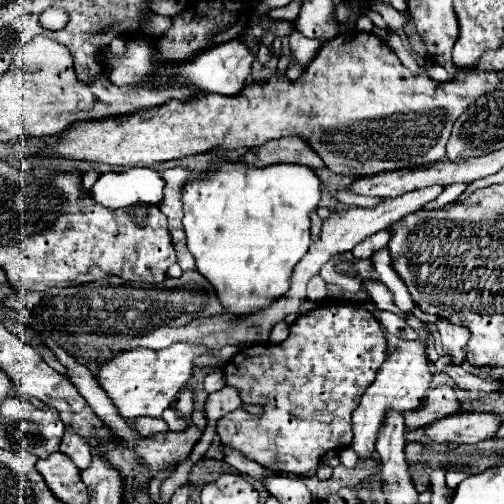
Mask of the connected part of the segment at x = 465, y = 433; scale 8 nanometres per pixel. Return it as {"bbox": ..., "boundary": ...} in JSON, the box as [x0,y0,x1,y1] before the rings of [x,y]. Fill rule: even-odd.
{"bbox":[425,414,503,444],"boundary":[[[453,414],[427,426],[425,436],[439,442],[445,440],[457,444],[475,444],[495,438],[501,424],[503,418],[497,414]]]}

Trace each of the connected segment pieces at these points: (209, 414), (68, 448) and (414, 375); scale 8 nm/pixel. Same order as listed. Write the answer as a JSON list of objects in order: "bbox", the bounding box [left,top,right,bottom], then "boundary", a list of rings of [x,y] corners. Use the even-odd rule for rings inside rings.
[{"bbox":[205,388,241,426],"boundary":[[[221,388],[219,392],[211,394],[205,402],[205,418],[209,426],[215,426],[217,420],[221,420],[225,414],[241,408],[241,398],[235,388]]]},{"bbox":[59,428,91,470],"boundary":[[[71,428],[65,430],[63,442],[59,446],[59,452],[63,452],[65,456],[69,456],[79,470],[89,468],[89,464],[91,464],[91,446],[87,444],[85,438],[81,438],[79,434],[75,434]]]},{"bbox":[351,323,433,458],"boundary":[[[381,323],[380,327],[385,334],[385,340],[387,340],[387,360],[381,364],[375,382],[365,390],[357,410],[353,412],[355,438],[353,438],[351,448],[363,458],[369,458],[371,452],[375,450],[375,440],[377,440],[377,434],[379,434],[385,414],[389,410],[397,410],[397,412],[415,410],[419,406],[419,402],[423,400],[425,390],[431,388],[431,376],[433,376],[427,366],[427,354],[425,354],[423,342],[401,340],[401,338],[393,336],[391,332],[387,332]]]}]

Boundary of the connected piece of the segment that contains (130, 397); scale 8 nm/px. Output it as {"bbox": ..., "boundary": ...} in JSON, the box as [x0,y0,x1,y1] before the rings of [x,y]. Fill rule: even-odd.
{"bbox":[95,344,239,418],"boundary":[[[173,344],[165,350],[147,350],[147,348],[137,348],[137,350],[129,350],[129,352],[121,352],[117,354],[113,360],[103,362],[99,372],[95,374],[99,386],[105,390],[105,394],[111,398],[111,402],[115,404],[117,412],[121,418],[139,418],[139,416],[151,416],[151,418],[161,418],[163,410],[169,408],[175,400],[179,390],[187,384],[187,380],[191,378],[191,368],[193,368],[193,360],[201,354],[211,354],[211,356],[219,356],[219,358],[233,358],[239,352],[237,345],[227,345],[221,350],[213,351],[203,348],[203,346],[195,346],[195,344]]]}

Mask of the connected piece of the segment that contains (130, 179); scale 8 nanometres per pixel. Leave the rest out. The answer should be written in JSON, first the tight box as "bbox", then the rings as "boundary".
{"bbox":[89,168,165,208],"boundary":[[[129,168],[121,174],[103,174],[89,190],[91,198],[105,208],[125,208],[137,202],[161,204],[165,182],[151,168]]]}

